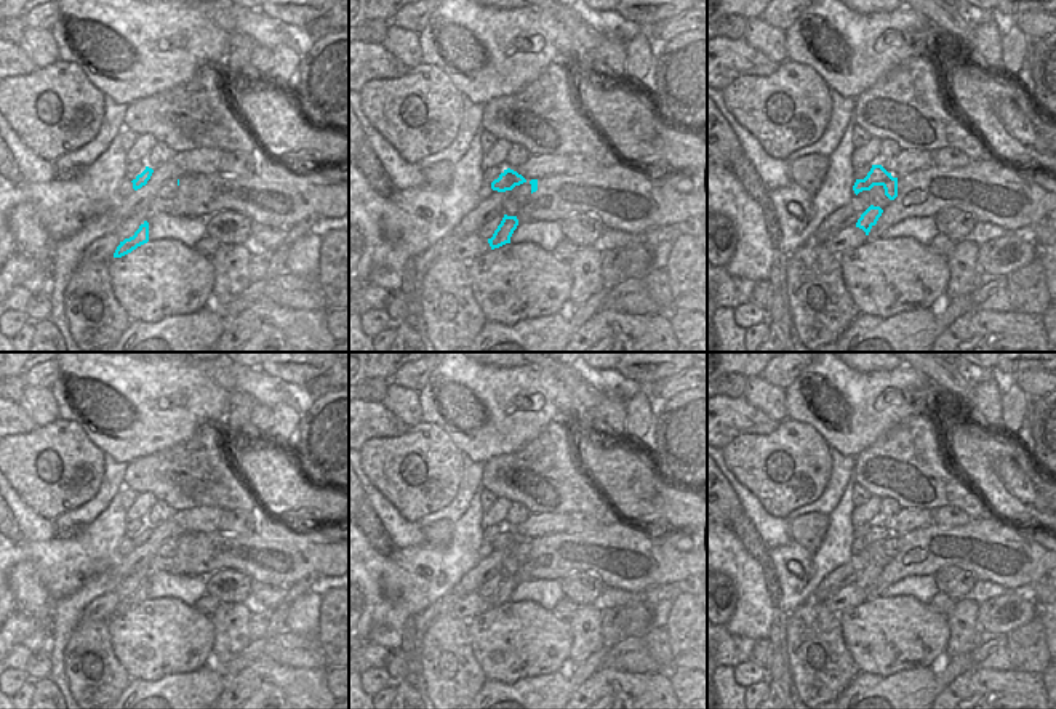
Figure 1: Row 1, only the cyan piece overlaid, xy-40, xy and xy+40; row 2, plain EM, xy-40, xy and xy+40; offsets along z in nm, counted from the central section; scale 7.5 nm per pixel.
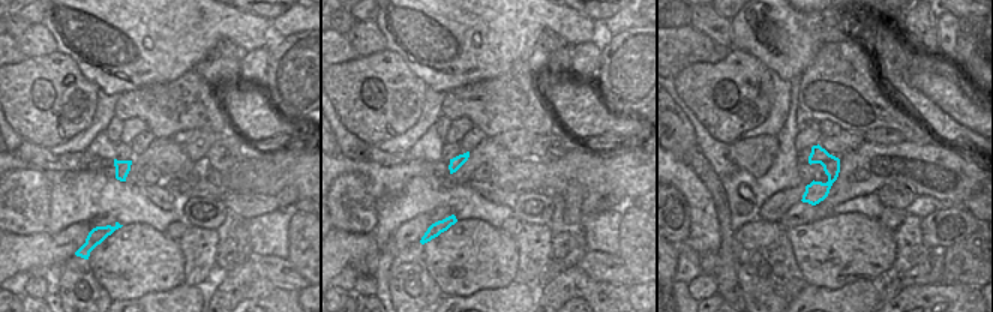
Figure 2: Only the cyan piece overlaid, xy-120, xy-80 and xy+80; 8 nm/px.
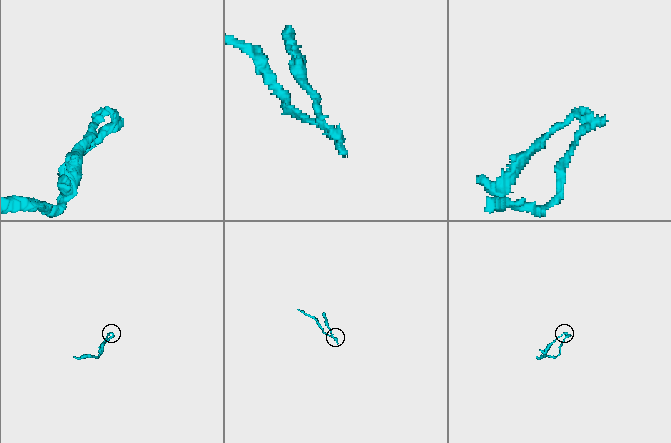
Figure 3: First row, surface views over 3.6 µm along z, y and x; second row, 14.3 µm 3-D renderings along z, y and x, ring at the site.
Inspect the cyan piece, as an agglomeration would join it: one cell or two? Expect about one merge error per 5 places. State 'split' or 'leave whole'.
split

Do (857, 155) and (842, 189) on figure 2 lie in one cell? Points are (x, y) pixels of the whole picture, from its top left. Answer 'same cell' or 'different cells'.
different cells

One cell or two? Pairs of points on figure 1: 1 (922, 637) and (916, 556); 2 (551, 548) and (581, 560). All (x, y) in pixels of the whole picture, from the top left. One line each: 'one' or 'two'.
1: two
2: one

